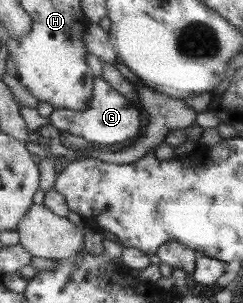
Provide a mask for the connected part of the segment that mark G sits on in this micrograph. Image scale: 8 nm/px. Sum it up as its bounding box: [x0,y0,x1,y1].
[48,74,142,151]

